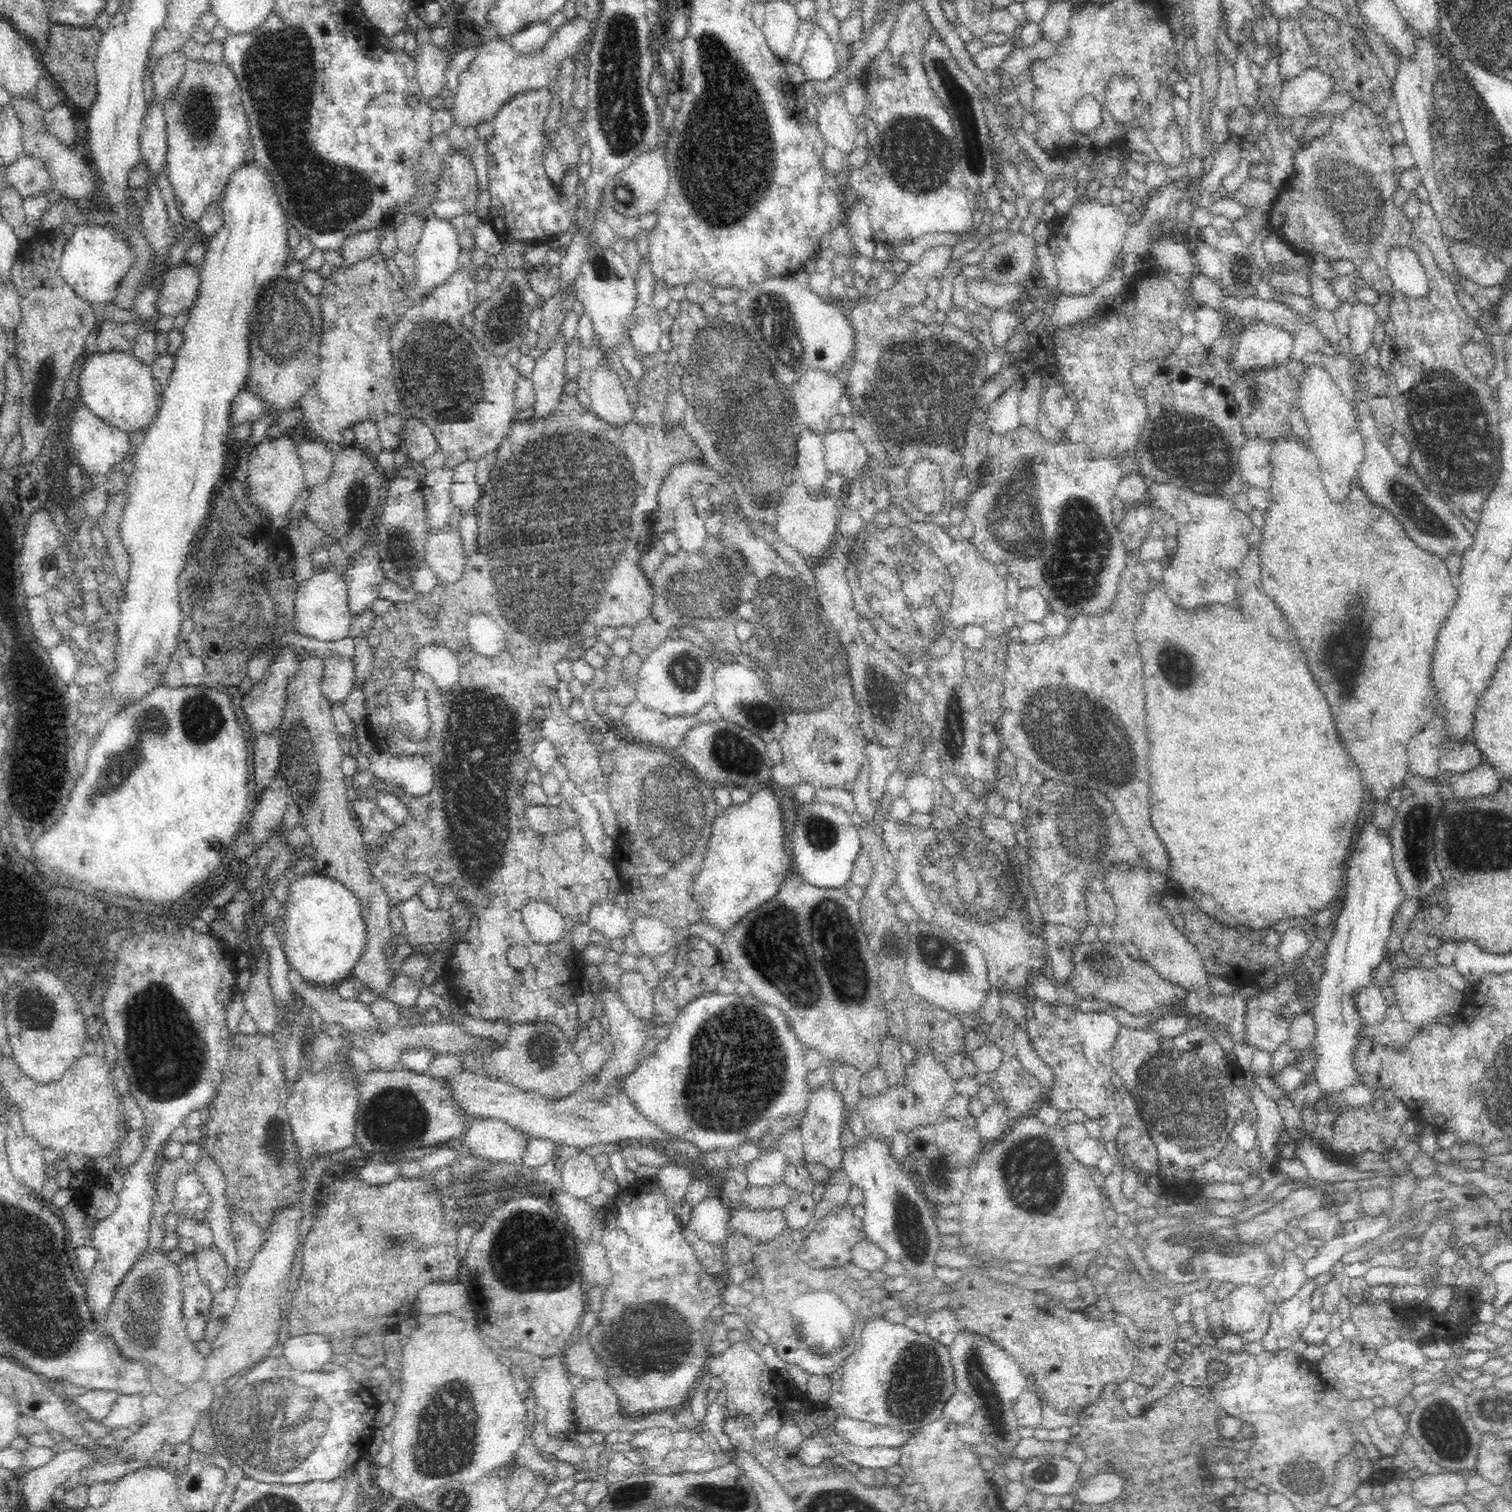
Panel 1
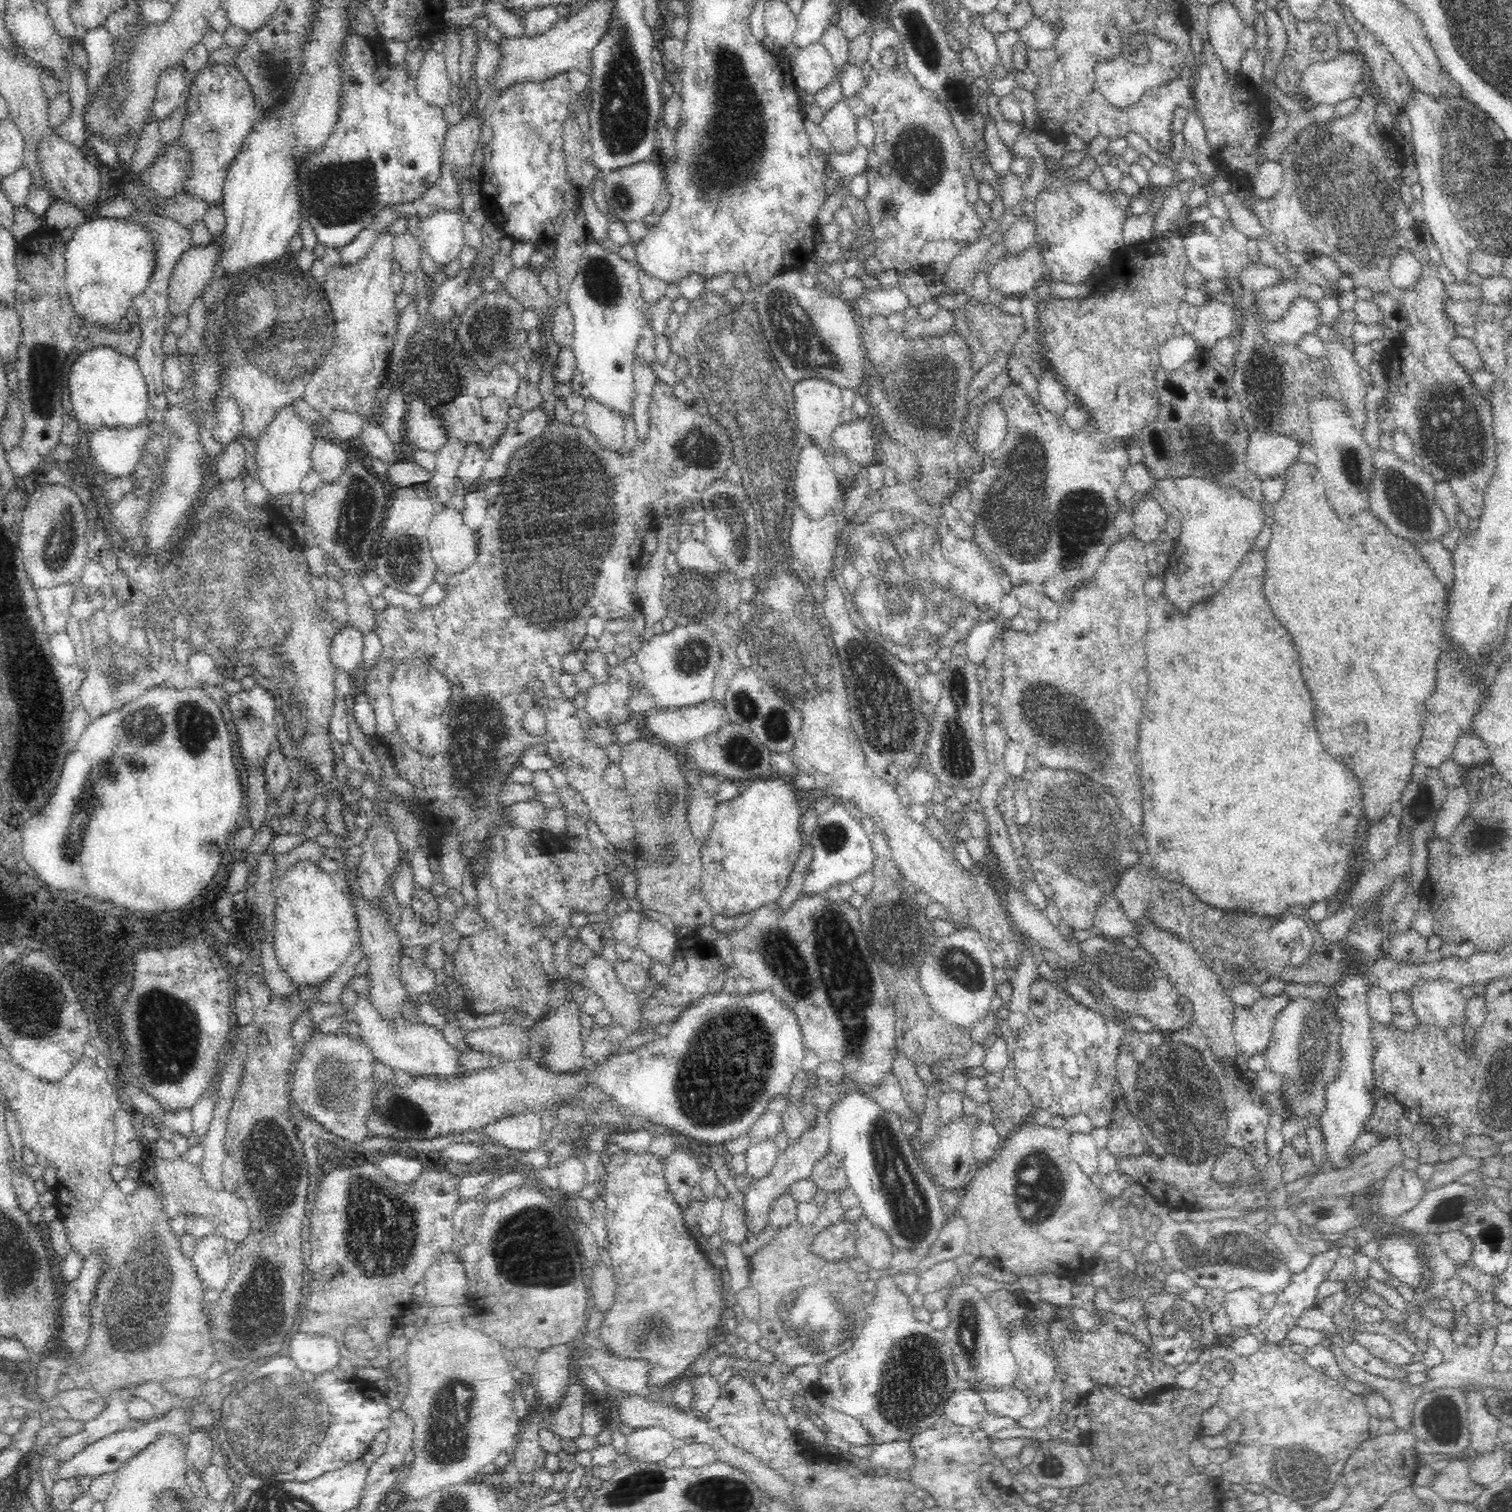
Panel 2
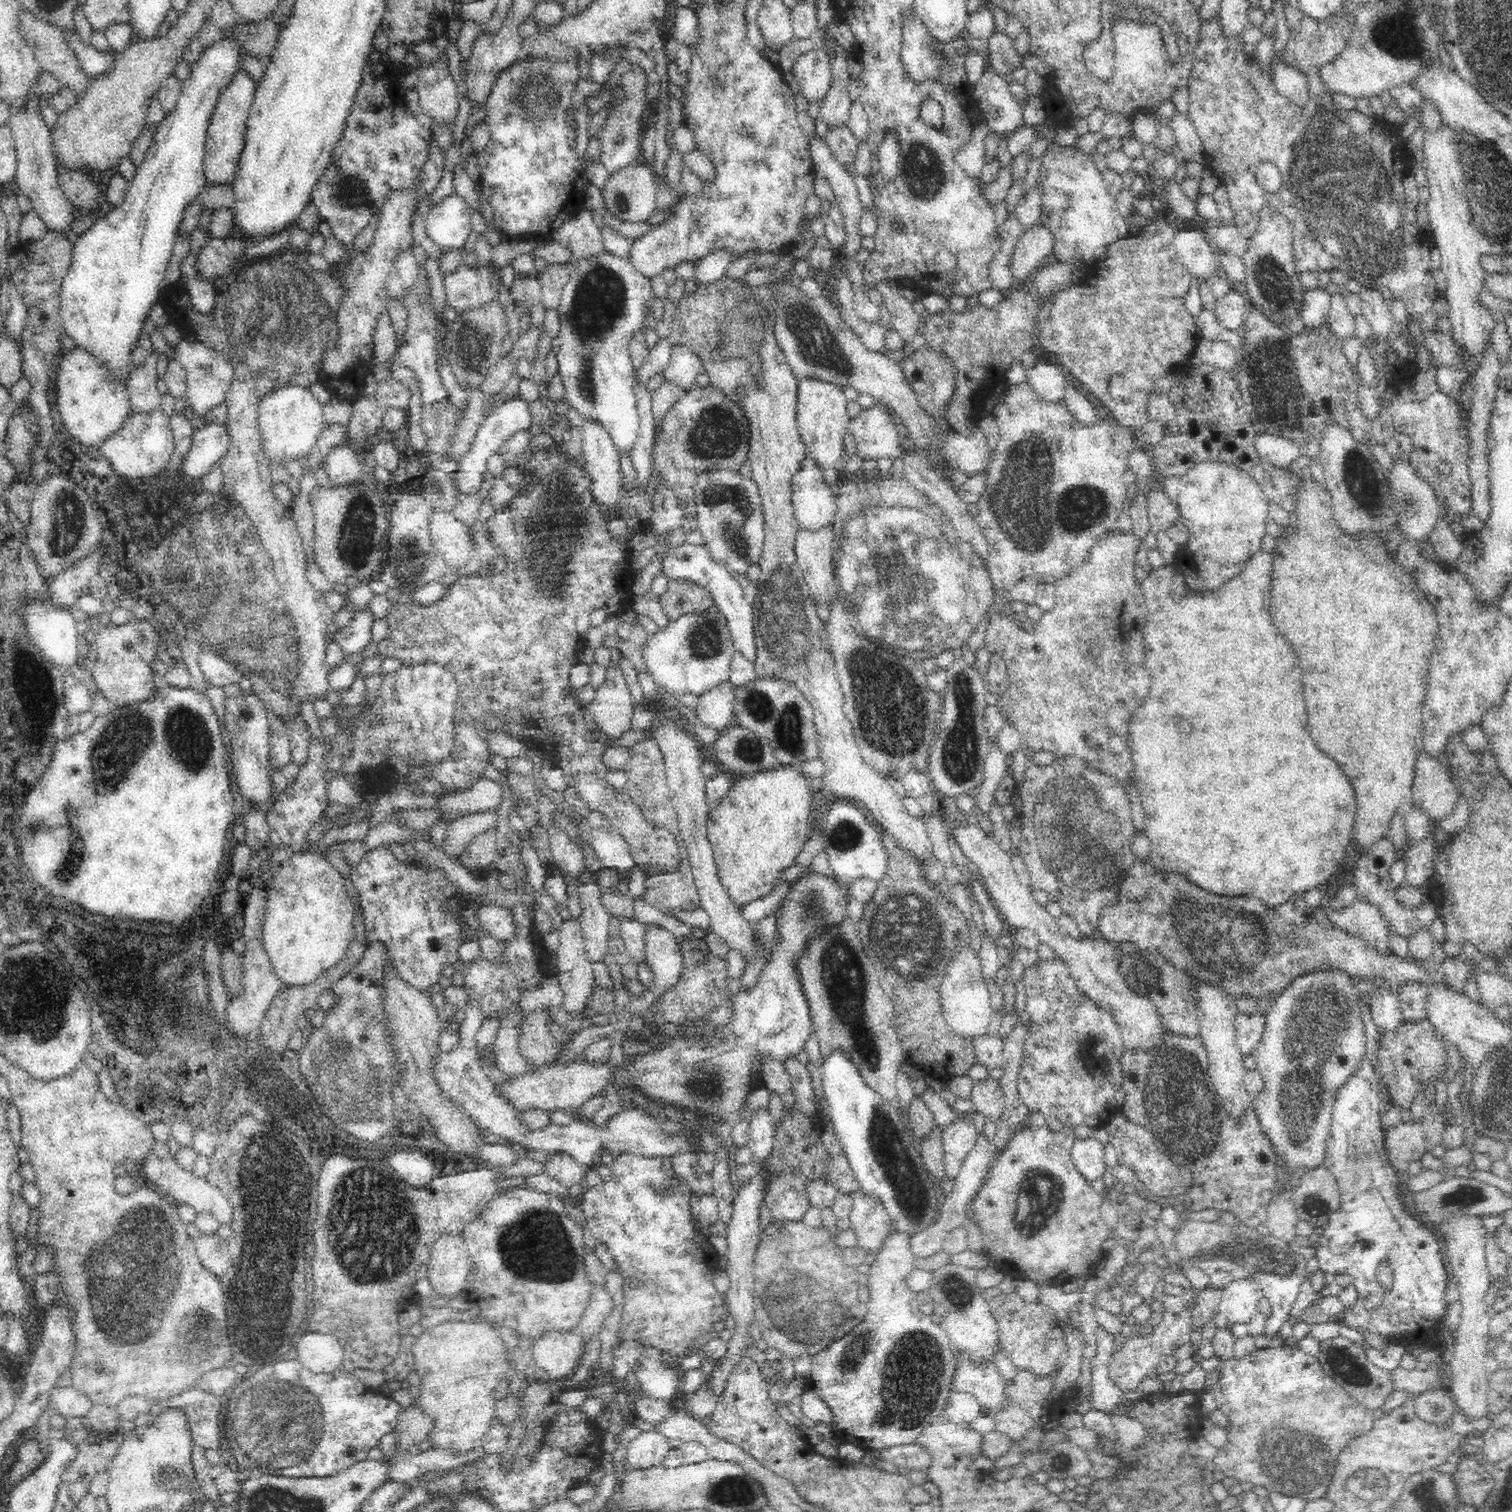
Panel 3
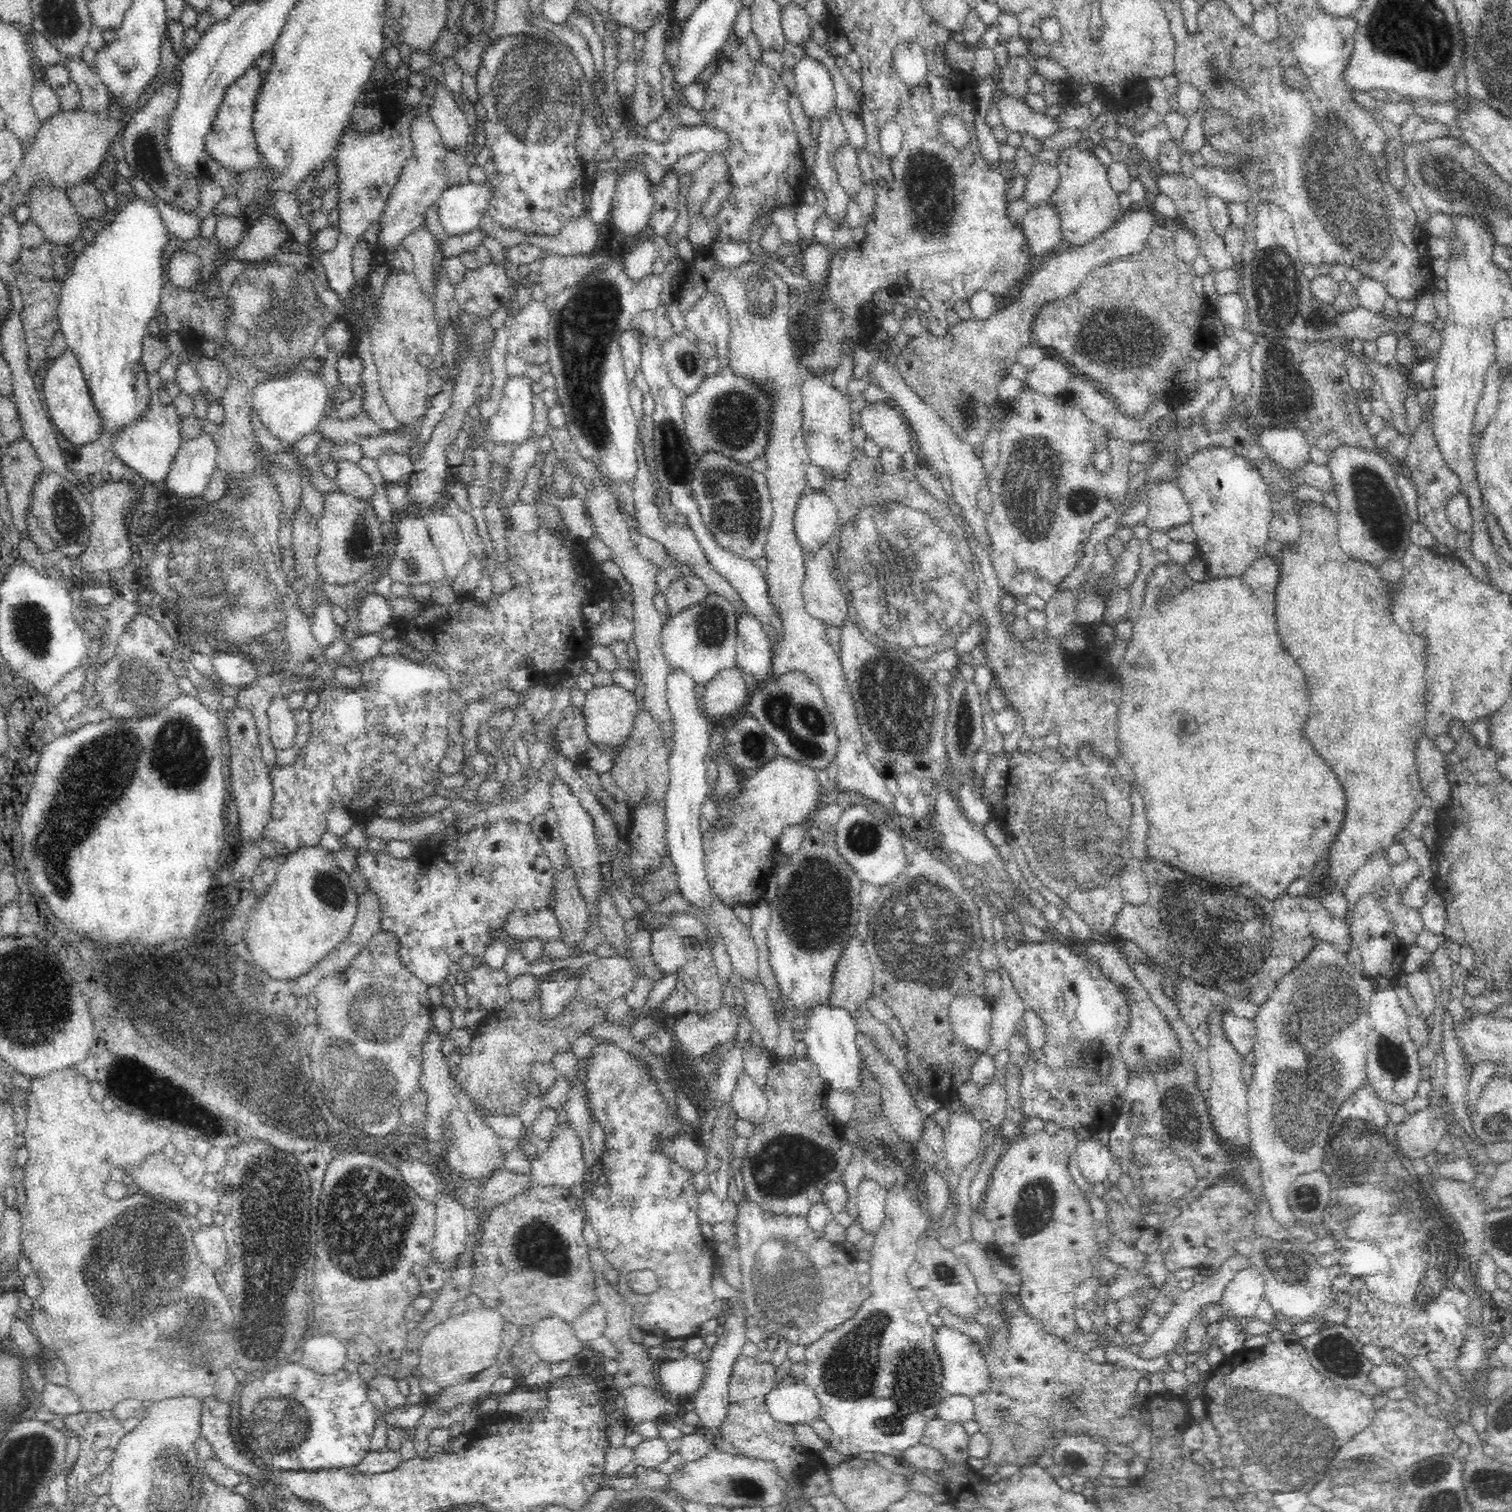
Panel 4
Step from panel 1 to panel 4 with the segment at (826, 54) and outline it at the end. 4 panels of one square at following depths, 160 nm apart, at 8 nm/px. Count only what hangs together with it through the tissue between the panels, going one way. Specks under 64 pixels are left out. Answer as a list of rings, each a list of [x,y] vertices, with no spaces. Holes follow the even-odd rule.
[[[804,56],[793,66],[796,94],[809,118],[822,120],[835,104],[835,88],[830,71],[818,60]]]

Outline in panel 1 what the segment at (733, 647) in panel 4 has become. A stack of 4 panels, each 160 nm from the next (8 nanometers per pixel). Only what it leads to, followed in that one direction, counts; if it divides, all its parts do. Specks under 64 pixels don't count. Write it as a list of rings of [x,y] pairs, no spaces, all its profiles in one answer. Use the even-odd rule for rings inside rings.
[[[675,636],[675,640],[664,640],[656,650],[650,654],[648,660],[642,664],[642,670],[638,672],[636,682],[637,701],[650,710],[656,710],[660,714],[666,714],[670,718],[686,718],[696,715],[699,710],[711,702],[713,697],[714,670],[717,663],[710,660],[709,654],[703,647],[699,647],[686,638]]]

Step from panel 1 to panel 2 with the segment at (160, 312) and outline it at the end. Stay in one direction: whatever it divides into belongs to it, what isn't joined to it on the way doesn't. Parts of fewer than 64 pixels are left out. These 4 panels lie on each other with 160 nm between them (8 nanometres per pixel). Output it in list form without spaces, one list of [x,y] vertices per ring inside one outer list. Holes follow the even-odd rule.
[[[213,241],[207,246],[195,246],[182,254],[174,265],[169,280],[167,311],[174,316],[188,312],[190,306],[215,273],[219,250]]]

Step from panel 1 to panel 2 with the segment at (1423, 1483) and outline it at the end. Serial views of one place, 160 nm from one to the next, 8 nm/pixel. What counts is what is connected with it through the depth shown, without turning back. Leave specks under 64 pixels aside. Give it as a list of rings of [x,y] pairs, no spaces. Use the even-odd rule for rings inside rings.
[[[1452,1458],[1444,1469],[1436,1473],[1432,1489],[1448,1504],[1453,1502],[1472,1503],[1484,1489],[1470,1481],[1469,1459]]]

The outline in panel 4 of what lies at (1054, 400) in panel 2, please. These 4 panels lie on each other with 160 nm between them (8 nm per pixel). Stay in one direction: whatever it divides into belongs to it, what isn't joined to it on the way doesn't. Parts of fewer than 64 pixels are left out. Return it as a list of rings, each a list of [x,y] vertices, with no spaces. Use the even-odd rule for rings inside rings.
[[[1044,357],[1036,366],[1028,369],[1026,388],[1046,397],[1067,394],[1067,385],[1073,377],[1069,367],[1060,358]]]

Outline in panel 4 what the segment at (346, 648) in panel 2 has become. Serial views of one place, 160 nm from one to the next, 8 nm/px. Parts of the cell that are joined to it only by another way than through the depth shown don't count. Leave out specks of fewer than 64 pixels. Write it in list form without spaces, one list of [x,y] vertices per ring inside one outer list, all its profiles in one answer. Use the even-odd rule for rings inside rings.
[[[374,591],[360,601],[357,619],[353,622],[355,636],[379,634],[382,628],[393,621],[387,599]]]

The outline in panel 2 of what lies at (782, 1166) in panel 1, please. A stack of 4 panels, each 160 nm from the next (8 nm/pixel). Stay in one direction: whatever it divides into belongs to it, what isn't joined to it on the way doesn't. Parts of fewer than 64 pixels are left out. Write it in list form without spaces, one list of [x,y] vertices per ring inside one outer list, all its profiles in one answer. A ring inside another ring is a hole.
[[[774,1140],[752,1145],[747,1149],[747,1174],[749,1182],[756,1182],[772,1172],[781,1151]]]

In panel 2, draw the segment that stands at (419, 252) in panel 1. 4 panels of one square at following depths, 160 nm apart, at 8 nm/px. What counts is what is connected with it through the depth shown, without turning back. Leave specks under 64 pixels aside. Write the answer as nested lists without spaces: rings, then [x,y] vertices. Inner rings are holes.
[[[438,210],[420,223],[421,242],[436,266],[446,266],[464,248],[462,215]]]

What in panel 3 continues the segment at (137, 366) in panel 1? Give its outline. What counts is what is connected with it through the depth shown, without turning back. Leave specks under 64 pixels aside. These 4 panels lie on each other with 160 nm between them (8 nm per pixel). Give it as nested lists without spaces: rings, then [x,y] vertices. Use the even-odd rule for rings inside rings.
[[[78,346],[60,355],[56,387],[57,408],[65,428],[85,446],[100,446],[114,431],[118,431],[133,412],[127,378],[113,374],[102,357]]]

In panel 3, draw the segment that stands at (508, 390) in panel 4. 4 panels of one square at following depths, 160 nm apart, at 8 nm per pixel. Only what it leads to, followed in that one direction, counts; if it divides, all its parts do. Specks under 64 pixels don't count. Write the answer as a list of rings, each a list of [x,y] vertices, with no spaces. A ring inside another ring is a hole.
[[[522,398],[509,400],[494,408],[482,422],[478,433],[474,436],[474,440],[470,446],[470,450],[466,452],[461,462],[458,462],[456,468],[456,488],[462,494],[473,495],[481,488],[481,482],[488,464],[489,458],[496,454],[498,448],[516,432],[524,430],[531,426],[532,416],[528,413],[526,402]]]

